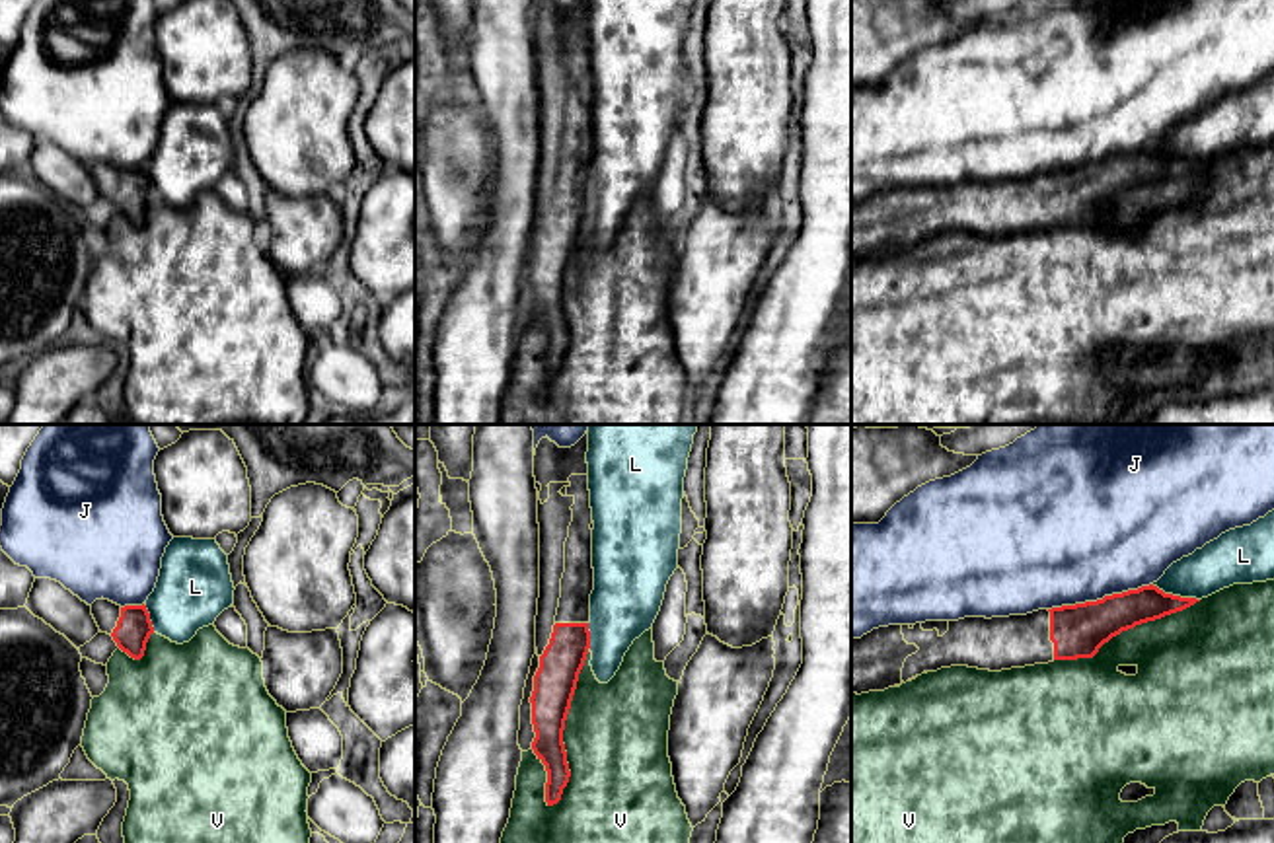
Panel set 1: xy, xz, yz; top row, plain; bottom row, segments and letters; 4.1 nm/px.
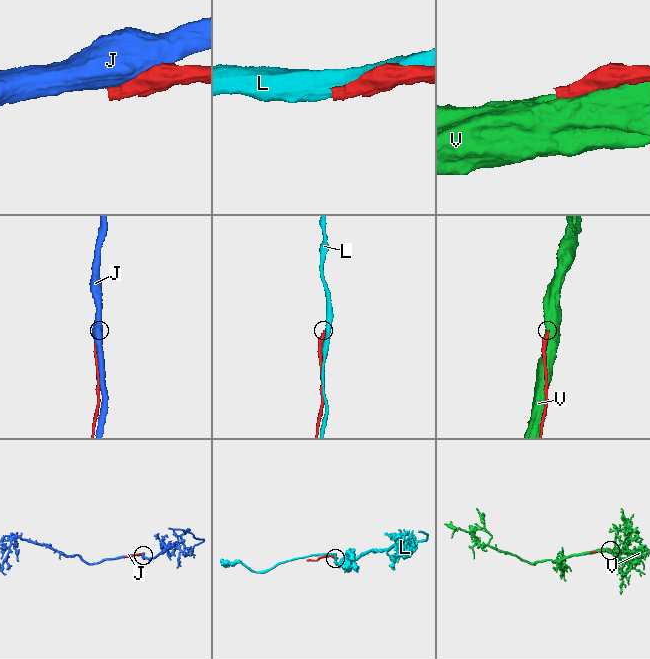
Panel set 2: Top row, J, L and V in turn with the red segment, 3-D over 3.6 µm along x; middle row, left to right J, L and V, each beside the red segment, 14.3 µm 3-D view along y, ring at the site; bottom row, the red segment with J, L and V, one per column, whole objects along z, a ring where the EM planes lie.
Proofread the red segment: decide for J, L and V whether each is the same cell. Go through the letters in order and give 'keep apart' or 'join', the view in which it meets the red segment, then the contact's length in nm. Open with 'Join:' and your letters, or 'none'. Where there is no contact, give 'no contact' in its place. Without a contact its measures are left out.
Join: none
J: keep apart | yz | 440 nm
L: keep apart | yz | 220 nm
V: keep apart | xz | 700 nm

